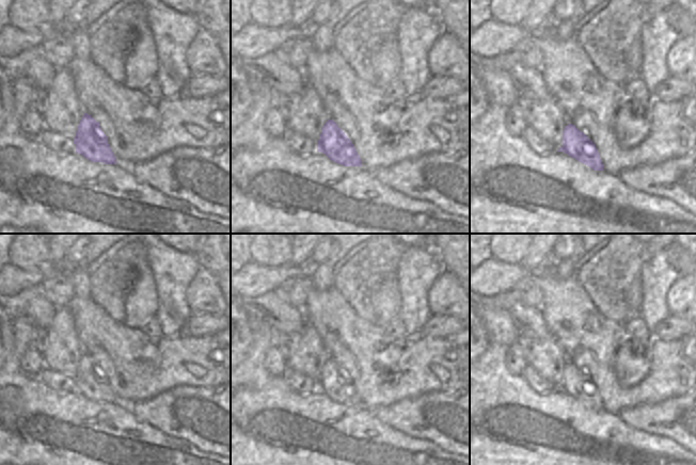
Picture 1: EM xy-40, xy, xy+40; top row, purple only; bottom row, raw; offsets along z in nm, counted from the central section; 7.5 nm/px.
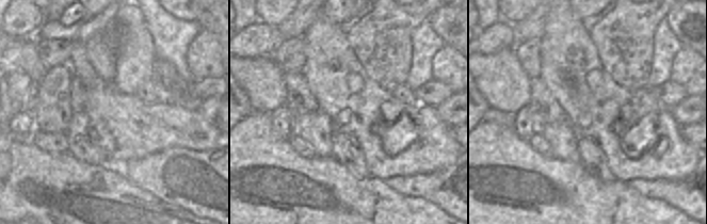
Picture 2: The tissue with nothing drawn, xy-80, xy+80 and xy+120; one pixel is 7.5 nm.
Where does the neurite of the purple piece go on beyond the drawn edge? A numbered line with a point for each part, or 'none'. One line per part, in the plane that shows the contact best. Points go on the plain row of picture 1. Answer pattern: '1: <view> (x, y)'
none

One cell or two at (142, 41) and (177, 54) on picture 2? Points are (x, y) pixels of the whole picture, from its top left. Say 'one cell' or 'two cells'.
two cells

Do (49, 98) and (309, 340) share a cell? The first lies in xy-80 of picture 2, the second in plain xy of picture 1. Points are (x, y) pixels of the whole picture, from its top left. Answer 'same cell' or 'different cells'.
same cell

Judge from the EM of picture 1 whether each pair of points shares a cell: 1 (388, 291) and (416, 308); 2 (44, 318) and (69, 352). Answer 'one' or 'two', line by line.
1: two
2: two

